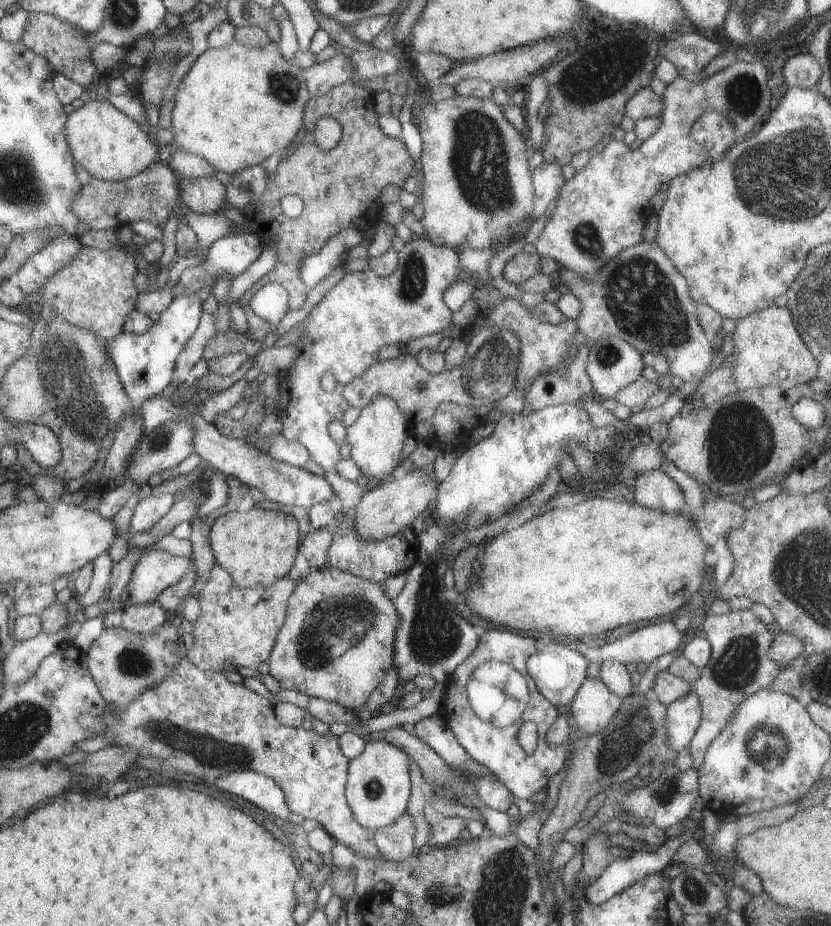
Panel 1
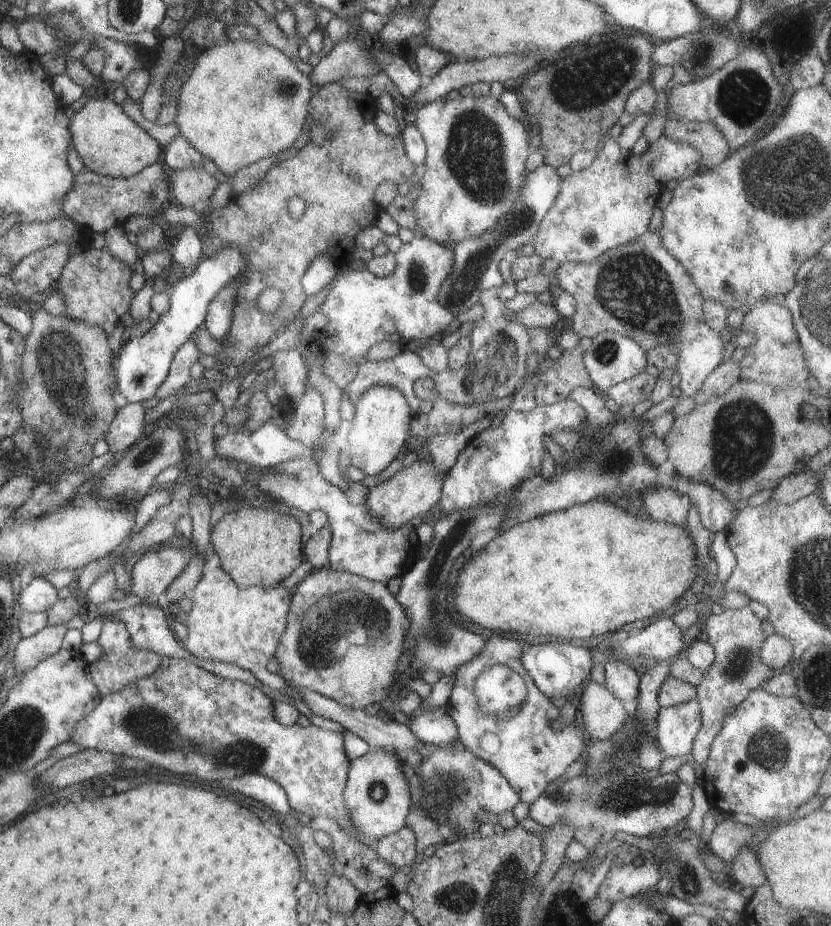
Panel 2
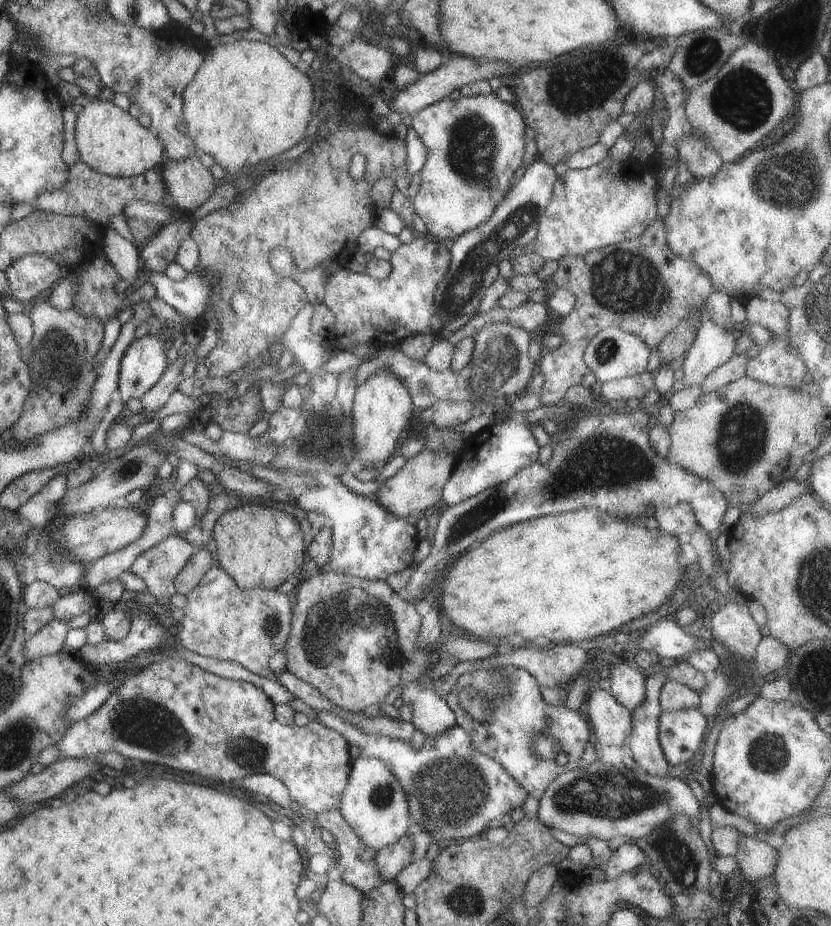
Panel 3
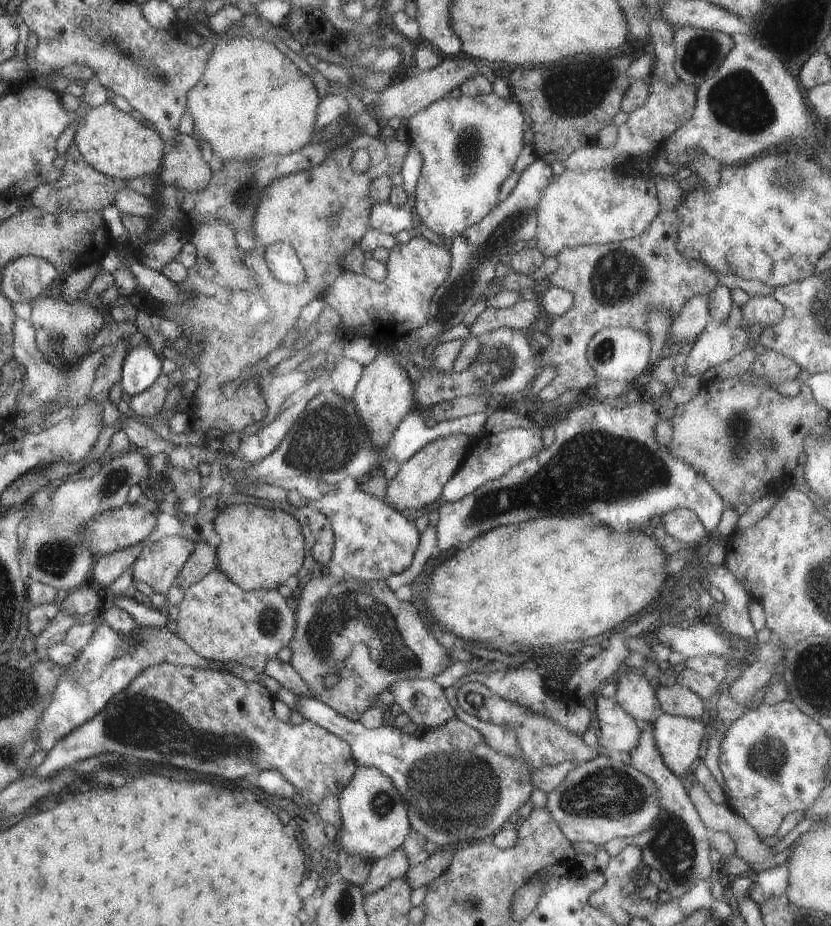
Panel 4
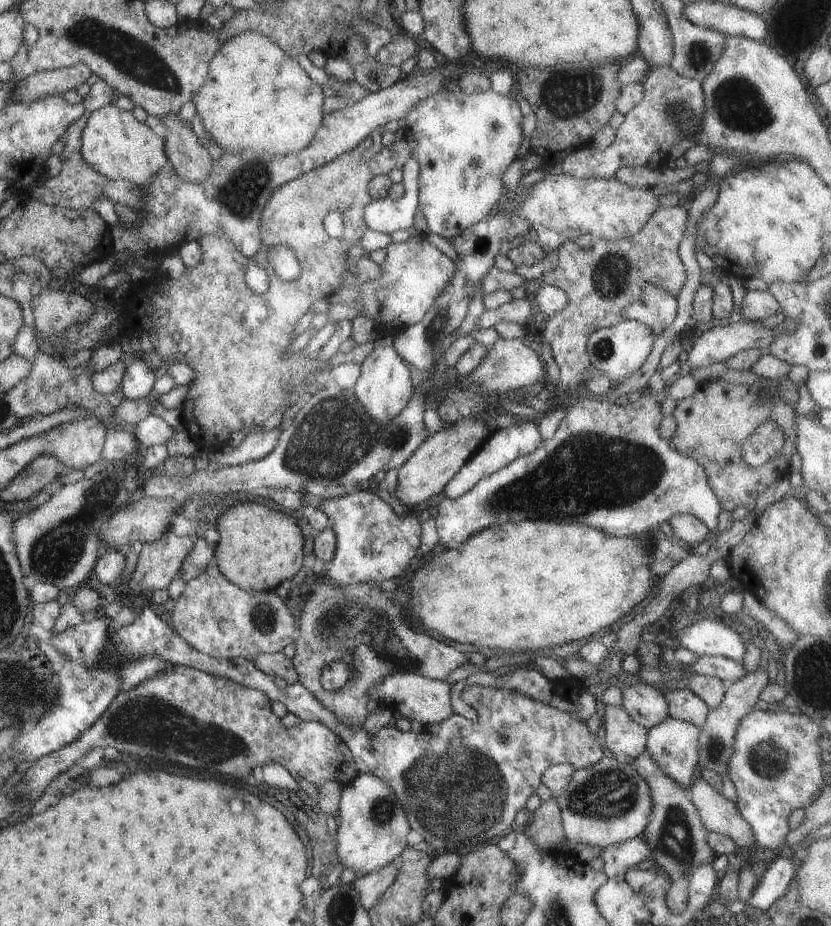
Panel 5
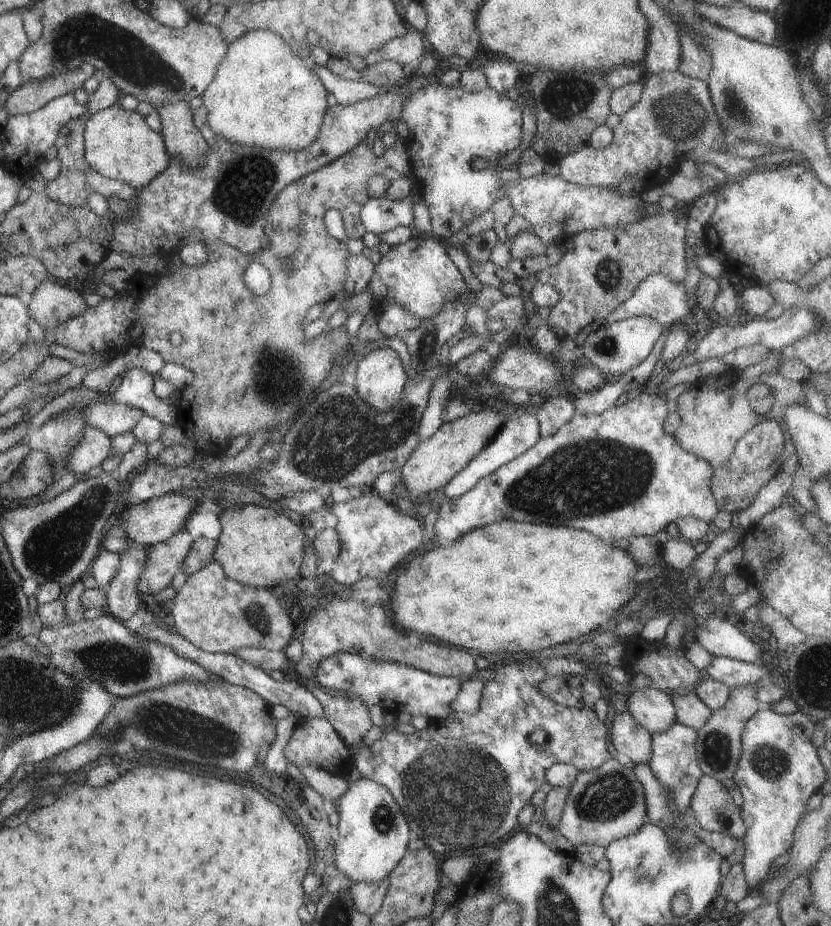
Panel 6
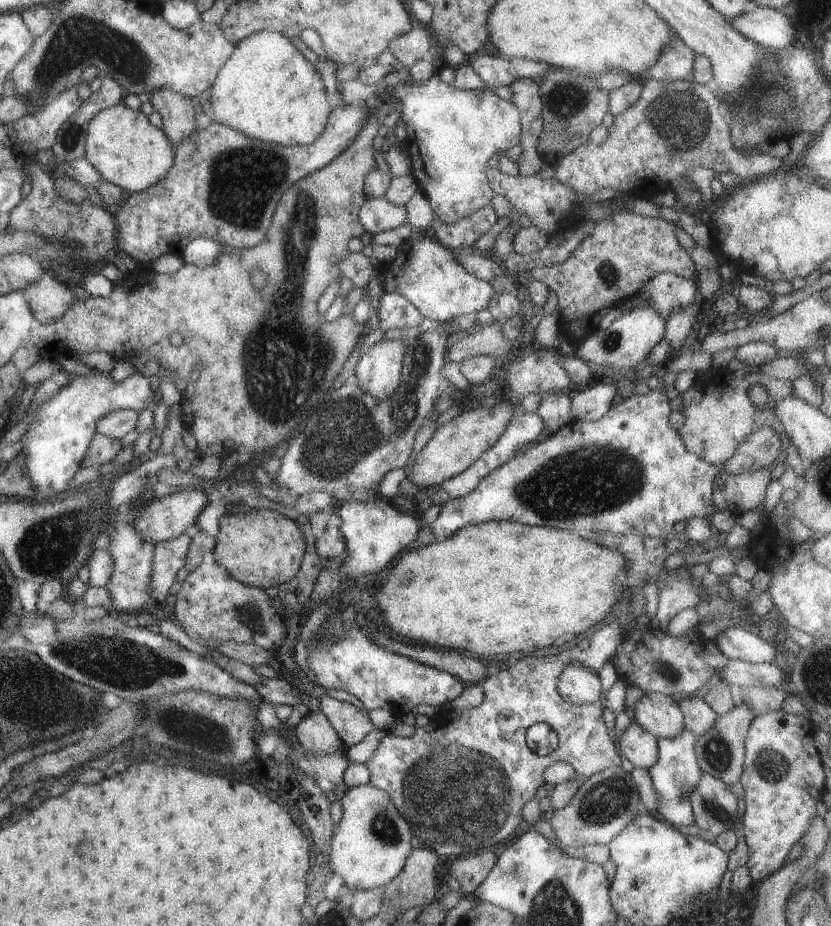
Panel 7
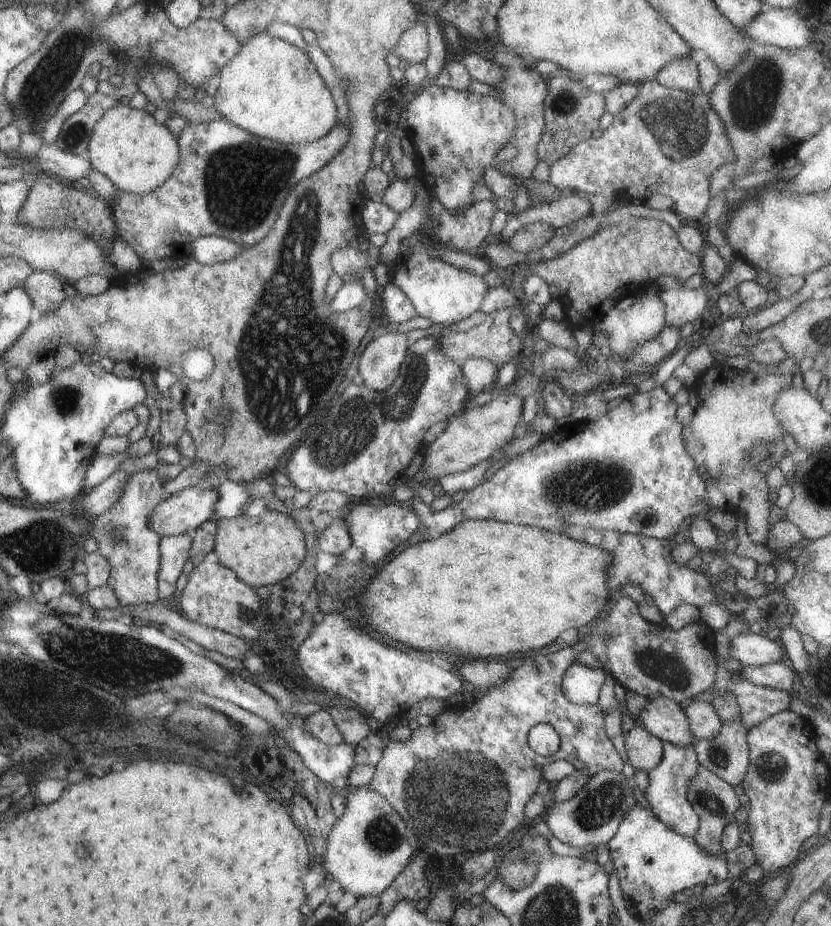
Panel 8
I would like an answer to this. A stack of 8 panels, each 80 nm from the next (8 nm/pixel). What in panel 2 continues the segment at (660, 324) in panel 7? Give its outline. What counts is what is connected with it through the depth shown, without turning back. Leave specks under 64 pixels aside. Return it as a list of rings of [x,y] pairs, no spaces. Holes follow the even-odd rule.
[[[601,331],[591,338],[591,345],[583,353],[582,365],[585,367],[592,388],[595,392],[605,394],[609,387],[620,383],[644,370],[648,363],[646,354],[634,340],[615,331]]]

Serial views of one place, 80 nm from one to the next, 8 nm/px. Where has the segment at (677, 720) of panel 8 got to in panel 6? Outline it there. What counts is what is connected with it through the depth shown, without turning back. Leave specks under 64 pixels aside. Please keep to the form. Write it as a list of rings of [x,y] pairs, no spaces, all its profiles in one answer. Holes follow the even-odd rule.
[[[647,686],[624,696],[625,710],[633,721],[649,733],[666,730],[674,724],[674,709],[669,695]]]

